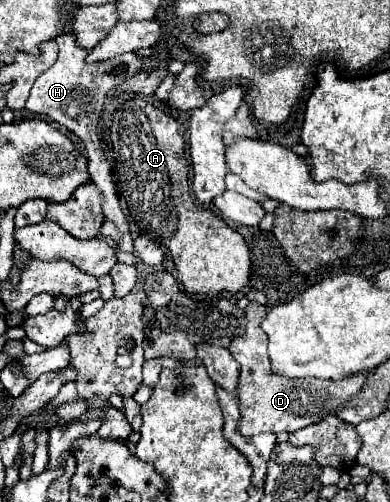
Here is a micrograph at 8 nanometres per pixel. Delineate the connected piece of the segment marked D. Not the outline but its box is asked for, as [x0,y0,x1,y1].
[229,301,371,437]

